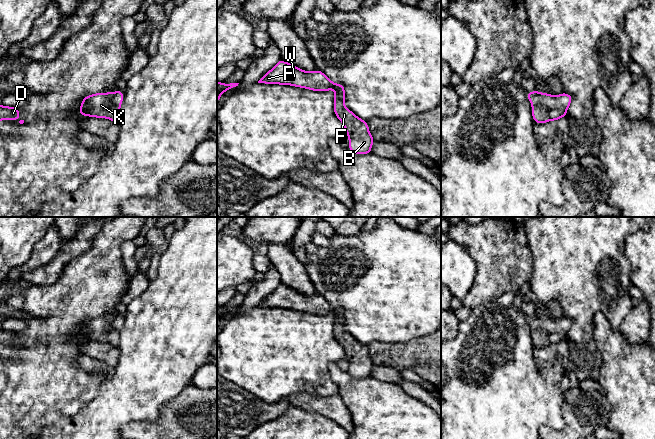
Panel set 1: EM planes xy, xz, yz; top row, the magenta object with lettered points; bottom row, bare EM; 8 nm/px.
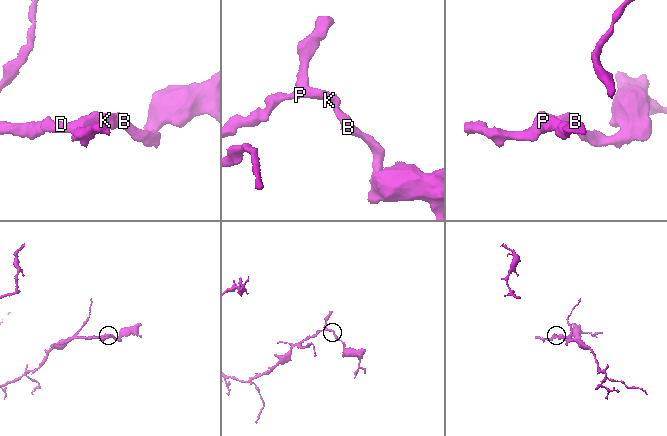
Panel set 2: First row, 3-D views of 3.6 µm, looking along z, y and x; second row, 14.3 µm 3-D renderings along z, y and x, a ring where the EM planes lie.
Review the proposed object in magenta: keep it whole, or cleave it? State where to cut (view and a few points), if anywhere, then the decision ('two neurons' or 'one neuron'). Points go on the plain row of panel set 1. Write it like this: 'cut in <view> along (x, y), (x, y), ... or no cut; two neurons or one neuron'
no cut; one neuron

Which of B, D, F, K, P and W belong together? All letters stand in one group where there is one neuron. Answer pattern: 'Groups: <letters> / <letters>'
Groups: B D F K P W

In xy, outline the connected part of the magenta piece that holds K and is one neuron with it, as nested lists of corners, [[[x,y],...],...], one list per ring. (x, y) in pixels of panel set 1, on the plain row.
[[[123,316],[96,317],[86,320],[81,327],[79,337],[84,340],[108,342],[118,347]]]

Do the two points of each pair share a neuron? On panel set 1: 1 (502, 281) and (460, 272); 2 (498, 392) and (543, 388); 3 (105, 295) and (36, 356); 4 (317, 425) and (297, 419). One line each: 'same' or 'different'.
1: different
2: same
3: same
4: same

